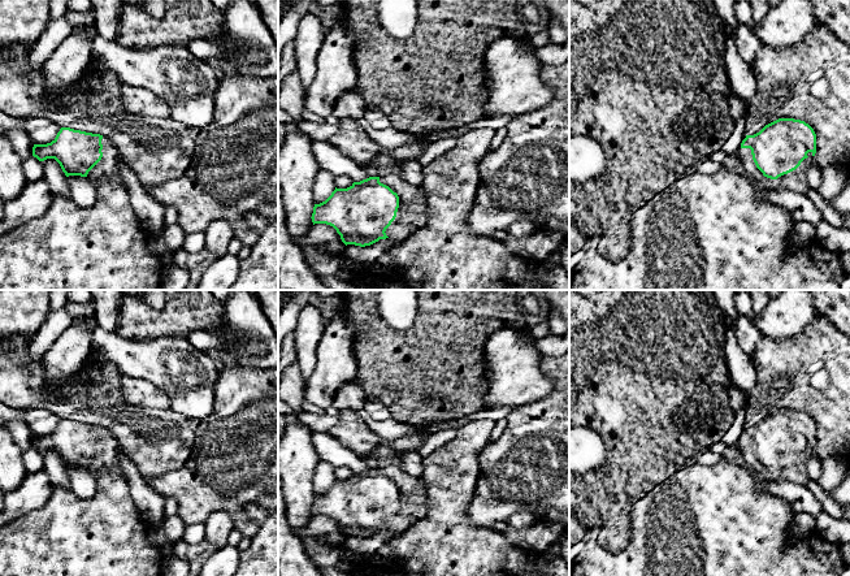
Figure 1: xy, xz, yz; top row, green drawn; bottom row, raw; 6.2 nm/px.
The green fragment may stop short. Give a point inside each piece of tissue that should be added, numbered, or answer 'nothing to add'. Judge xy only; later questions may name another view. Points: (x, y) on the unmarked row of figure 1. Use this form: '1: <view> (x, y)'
1: xy (108, 458)

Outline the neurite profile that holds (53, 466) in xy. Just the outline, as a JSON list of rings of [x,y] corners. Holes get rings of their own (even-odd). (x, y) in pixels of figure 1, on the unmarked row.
[[[47,450],[43,454],[44,471],[47,472],[52,486],[58,486],[62,489],[73,489],[71,481],[68,475],[68,469],[62,463],[60,455],[55,450]]]

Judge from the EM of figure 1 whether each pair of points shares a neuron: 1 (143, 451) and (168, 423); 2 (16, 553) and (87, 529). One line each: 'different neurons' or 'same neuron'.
1: same neuron
2: same neuron

